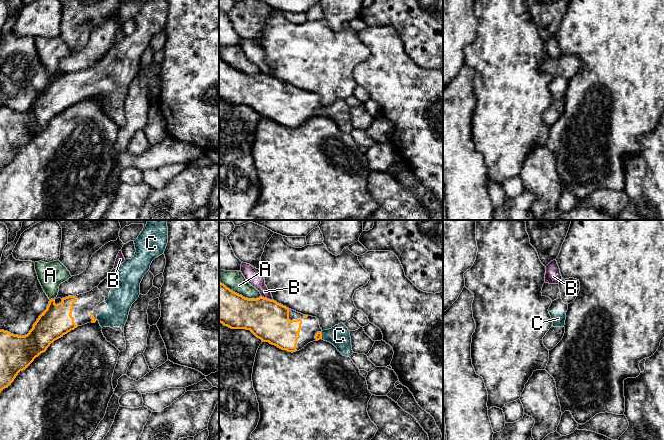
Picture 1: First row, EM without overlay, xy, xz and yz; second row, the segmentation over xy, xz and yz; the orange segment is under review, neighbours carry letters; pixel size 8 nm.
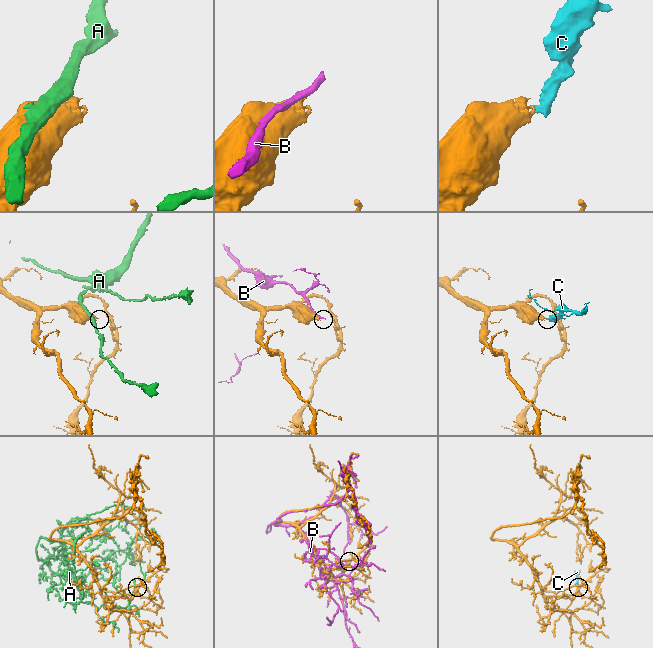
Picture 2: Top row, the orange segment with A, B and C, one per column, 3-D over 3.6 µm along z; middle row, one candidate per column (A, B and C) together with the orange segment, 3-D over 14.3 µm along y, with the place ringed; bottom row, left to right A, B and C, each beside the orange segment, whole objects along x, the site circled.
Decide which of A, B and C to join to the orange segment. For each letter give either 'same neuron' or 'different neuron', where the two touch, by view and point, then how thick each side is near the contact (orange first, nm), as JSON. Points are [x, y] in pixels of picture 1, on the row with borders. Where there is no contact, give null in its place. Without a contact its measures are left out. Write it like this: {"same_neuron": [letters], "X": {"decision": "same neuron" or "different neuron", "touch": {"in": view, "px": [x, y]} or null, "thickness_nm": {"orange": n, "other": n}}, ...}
{"same_neuron": ["C"], "A": {"decision": "different neuron", "touch": {"in": "xz", "px": [240, 295]}, "thickness_nm": {"orange": 300, "other": 160}}, "B": {"decision": "different neuron", "touch": {"in": "xz", "px": [266, 298]}, "thickness_nm": {"orange": 320, "other": 140}}, "C": {"decision": "same neuron", "touch": {"in": "xz", "px": [321, 335]}, "thickness_nm": {"orange": 60, "other": 170}}}

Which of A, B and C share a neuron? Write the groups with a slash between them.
A / B / C

